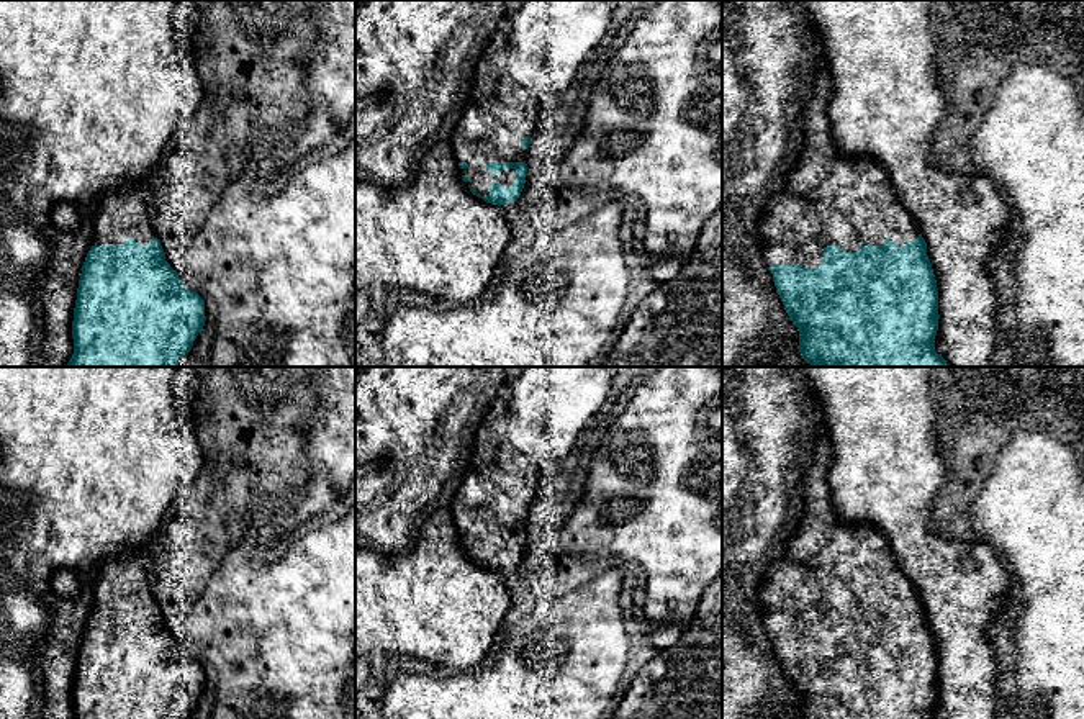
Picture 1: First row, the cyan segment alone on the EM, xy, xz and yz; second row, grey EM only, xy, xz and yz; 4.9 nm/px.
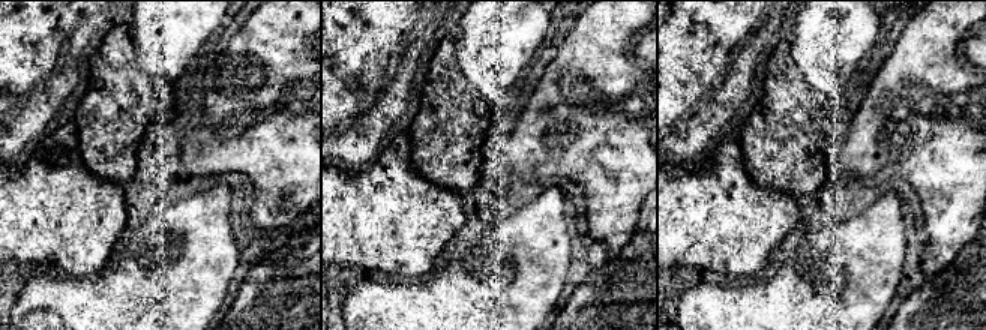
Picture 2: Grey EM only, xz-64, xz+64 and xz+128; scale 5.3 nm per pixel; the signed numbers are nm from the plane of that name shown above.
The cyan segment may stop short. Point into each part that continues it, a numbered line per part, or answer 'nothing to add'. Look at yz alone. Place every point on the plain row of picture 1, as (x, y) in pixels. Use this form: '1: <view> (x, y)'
1: yz (831, 567)

